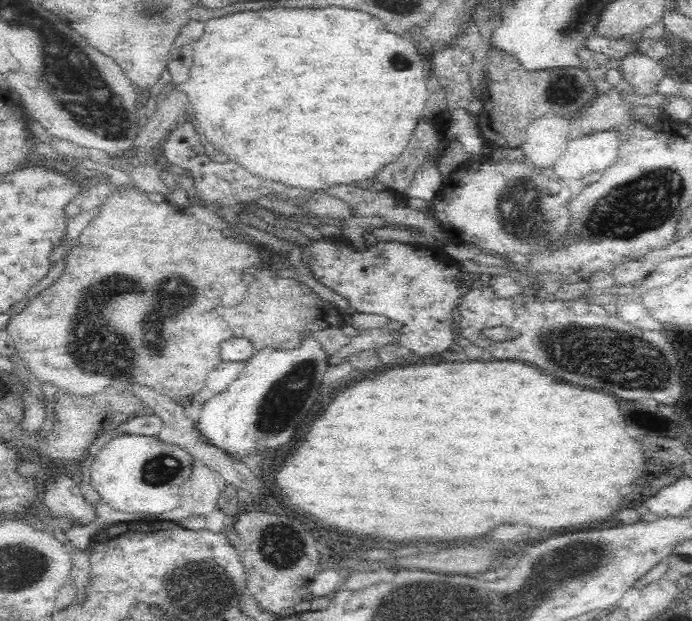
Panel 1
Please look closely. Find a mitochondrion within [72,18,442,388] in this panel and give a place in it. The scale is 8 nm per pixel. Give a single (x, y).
(396, 64)

